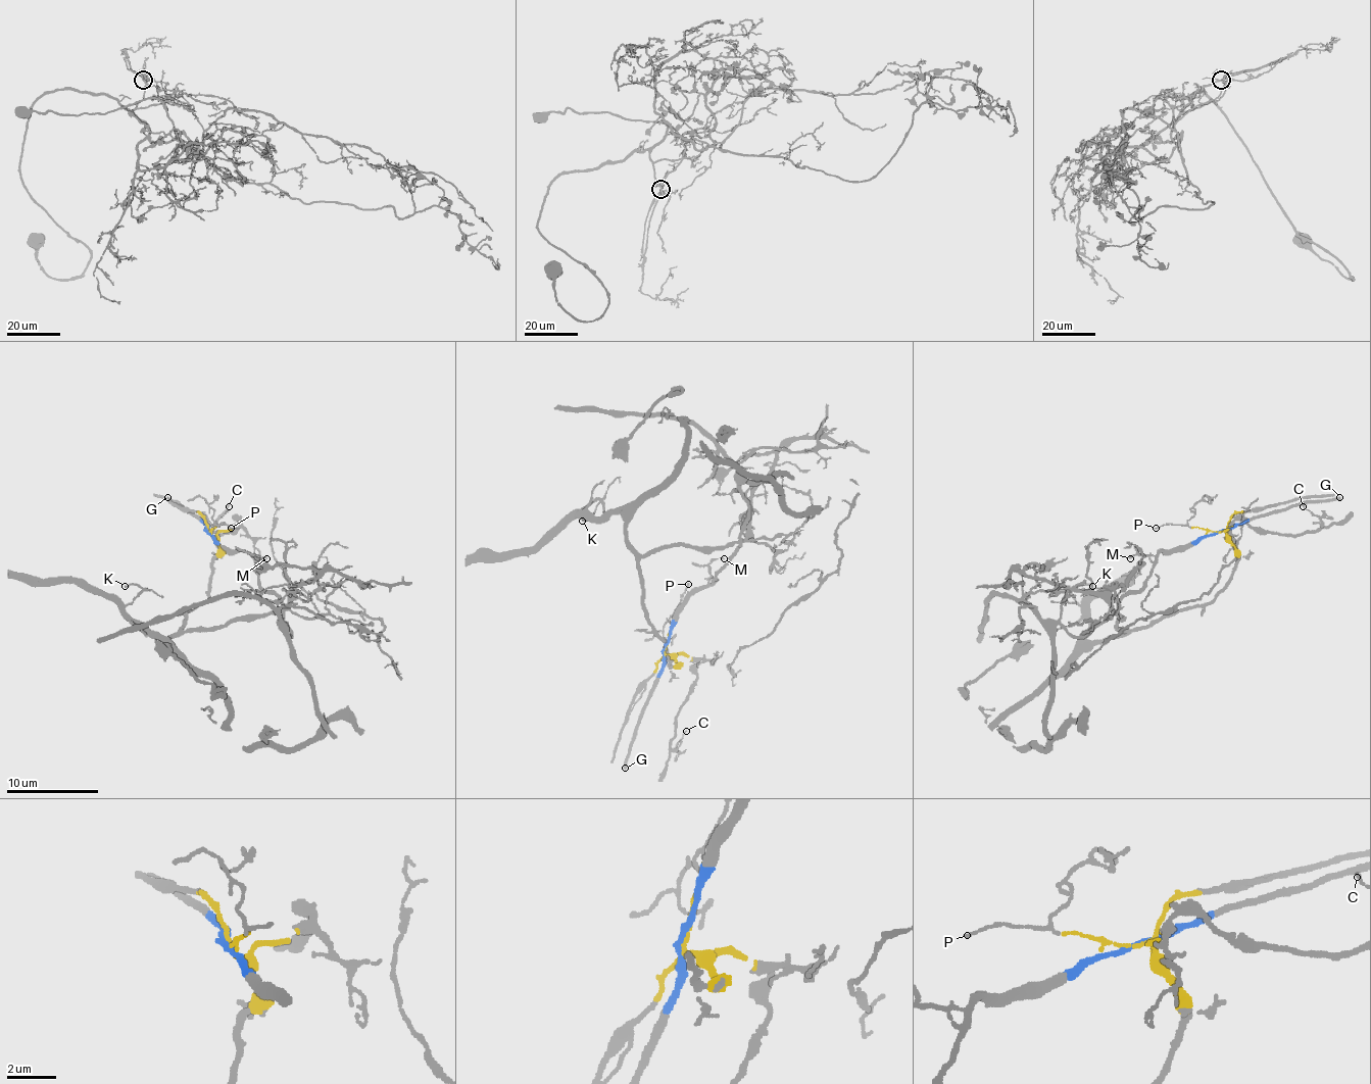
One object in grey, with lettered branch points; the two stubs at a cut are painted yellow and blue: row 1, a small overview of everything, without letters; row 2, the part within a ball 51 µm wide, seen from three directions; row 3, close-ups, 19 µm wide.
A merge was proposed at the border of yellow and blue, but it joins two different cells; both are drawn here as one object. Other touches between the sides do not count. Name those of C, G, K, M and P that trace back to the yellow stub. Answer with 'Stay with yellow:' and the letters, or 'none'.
Stay with yellow: C, K, P

